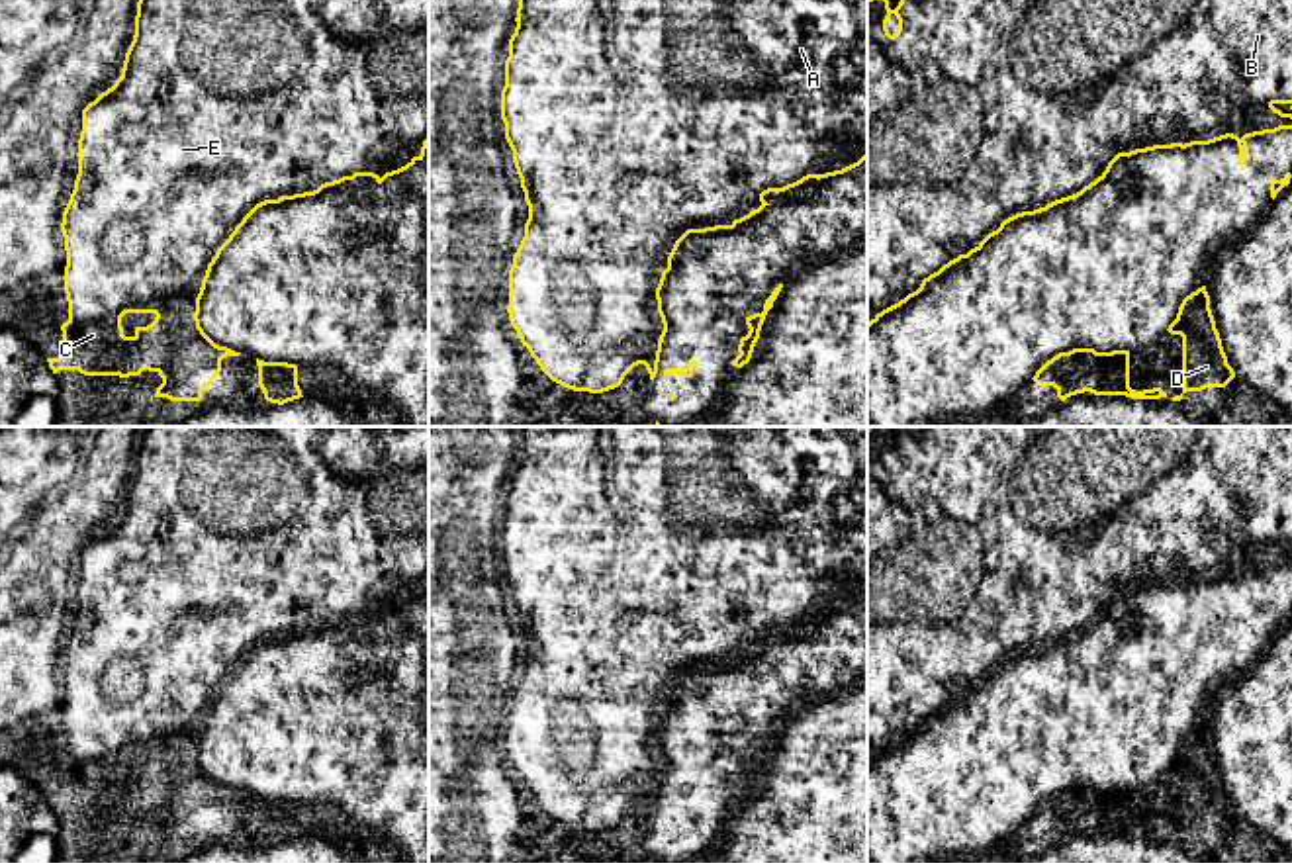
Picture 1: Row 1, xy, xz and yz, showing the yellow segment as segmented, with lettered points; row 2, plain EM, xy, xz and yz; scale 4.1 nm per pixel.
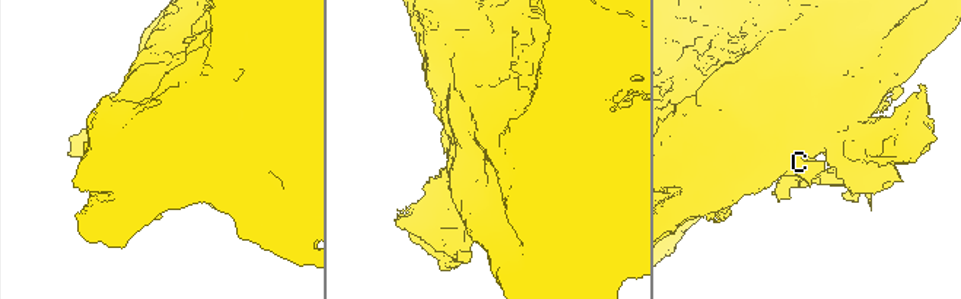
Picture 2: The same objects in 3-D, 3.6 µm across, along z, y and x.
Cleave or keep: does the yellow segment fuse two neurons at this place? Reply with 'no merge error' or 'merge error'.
no merge error

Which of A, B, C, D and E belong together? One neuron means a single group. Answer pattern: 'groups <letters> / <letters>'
groups A B C D E

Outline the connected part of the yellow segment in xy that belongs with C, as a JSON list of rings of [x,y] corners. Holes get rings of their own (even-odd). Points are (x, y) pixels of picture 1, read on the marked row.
[[[139,0],[135,35],[125,53],[121,76],[82,110],[78,139],[78,174],[74,190],[63,211],[61,231],[65,237],[67,266],[65,294],[69,321],[61,325],[61,356],[47,358],[53,374],[78,370],[84,376],[139,376],[143,370],[157,372],[162,384],[155,397],[170,401],[200,401],[221,372],[221,360],[239,356],[227,346],[215,344],[200,327],[200,299],[211,266],[221,250],[233,241],[247,219],[266,204],[280,204],[315,196],[327,186],[372,176],[382,184],[423,160],[429,145],[429,0]],[[125,313],[155,313],[147,327],[135,327],[133,337],[123,335]]]

